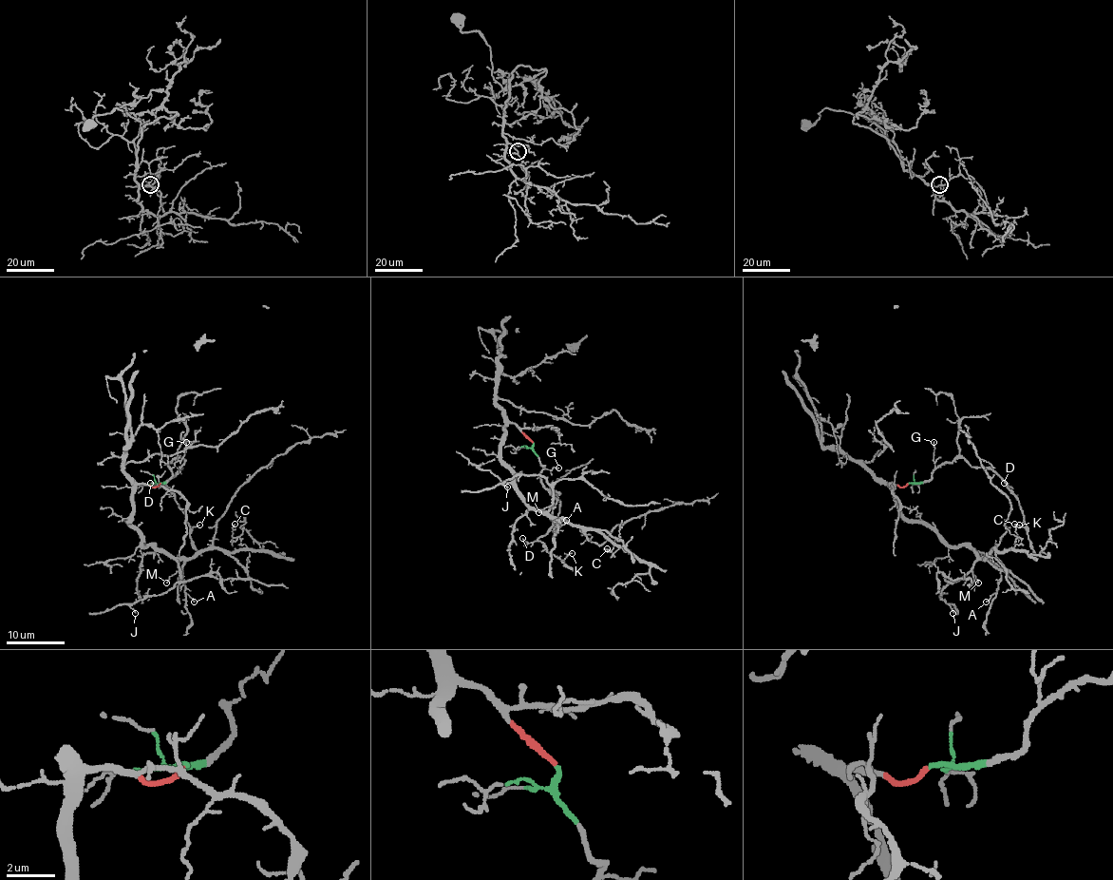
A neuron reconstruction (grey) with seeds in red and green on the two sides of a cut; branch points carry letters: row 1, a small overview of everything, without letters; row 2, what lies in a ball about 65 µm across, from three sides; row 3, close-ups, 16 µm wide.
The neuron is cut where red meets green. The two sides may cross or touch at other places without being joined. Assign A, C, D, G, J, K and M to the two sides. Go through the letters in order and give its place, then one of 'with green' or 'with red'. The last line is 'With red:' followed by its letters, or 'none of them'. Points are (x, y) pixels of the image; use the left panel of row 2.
A: (194, 602) | with red
C: (235, 524) | with red
D: (150, 483) | with green
G: (186, 442) | with green
J: (135, 613) | with red
K: (199, 525) | with green
M: (166, 583) | with red
With red: A, C, J, M

